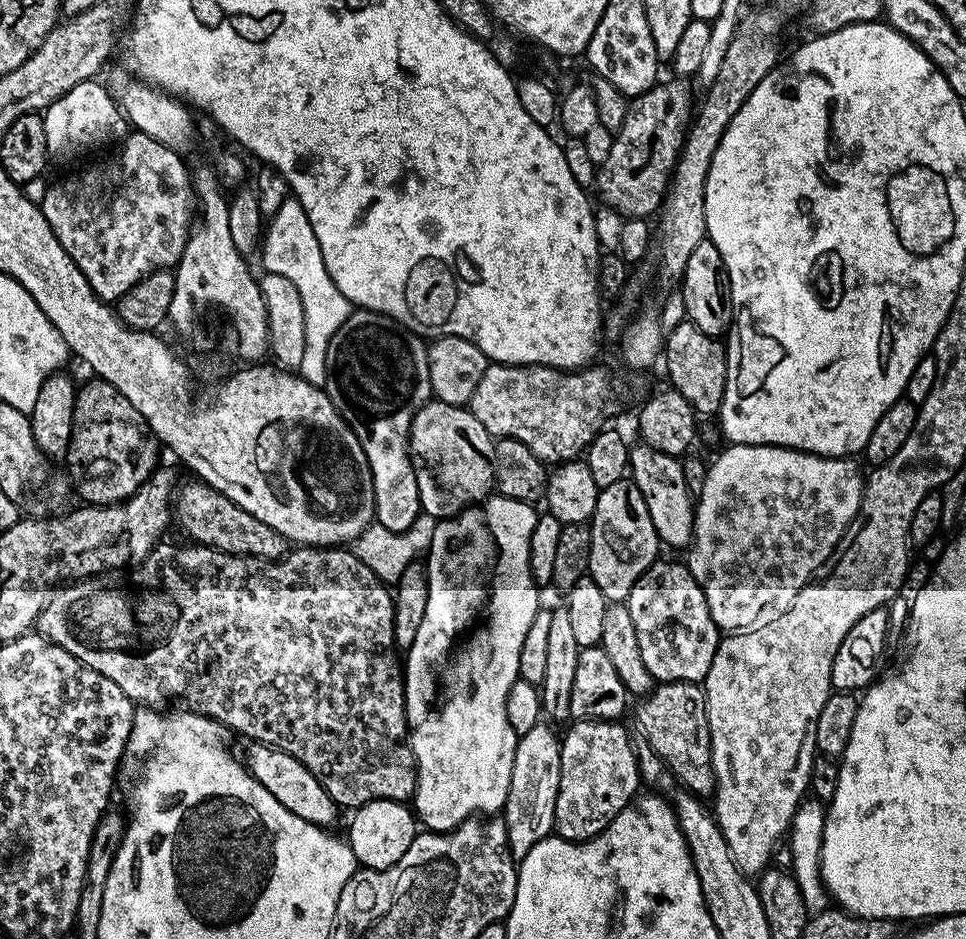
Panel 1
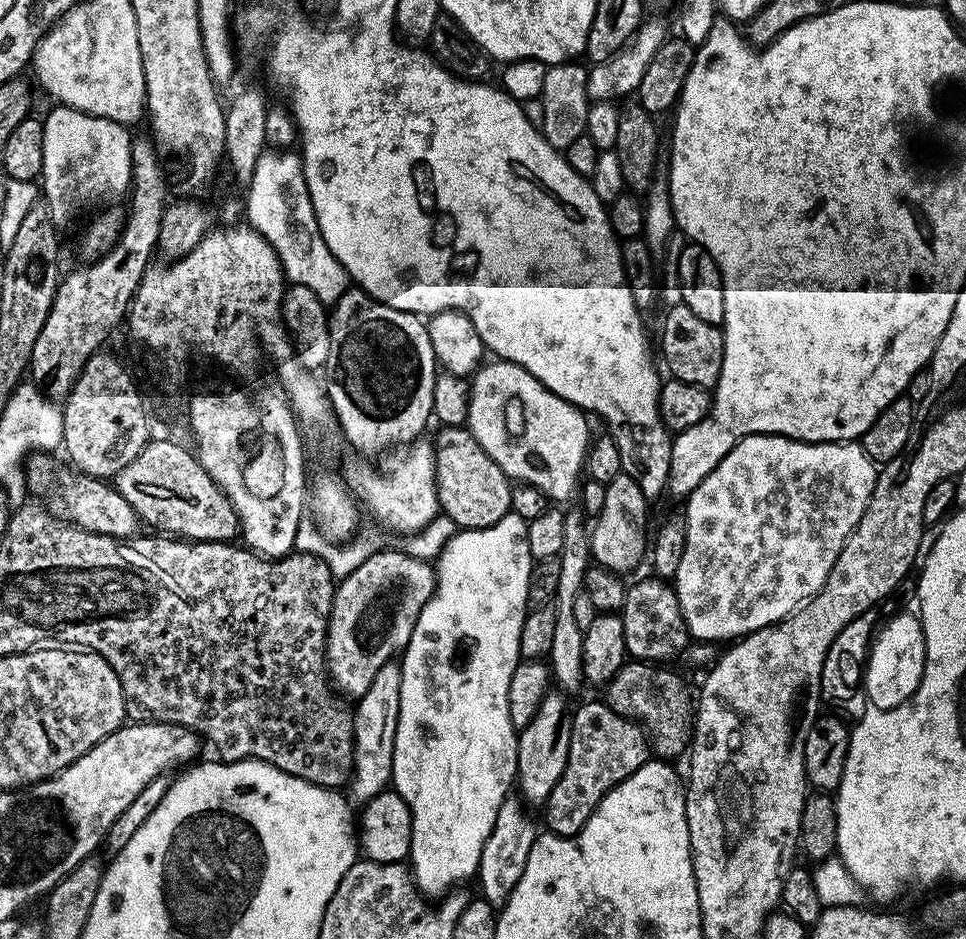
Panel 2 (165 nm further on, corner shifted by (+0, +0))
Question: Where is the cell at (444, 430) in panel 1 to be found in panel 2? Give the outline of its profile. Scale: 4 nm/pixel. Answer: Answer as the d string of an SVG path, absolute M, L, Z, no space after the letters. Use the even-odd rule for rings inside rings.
M441 427L441 432L434 439L434 451L436 454L436 485L438 486L438 498L443 515L451 518L455 527L460 530L469 528L490 528L498 523L502 517L512 511L513 485L508 475L497 466L476 444L476 439L467 427Z

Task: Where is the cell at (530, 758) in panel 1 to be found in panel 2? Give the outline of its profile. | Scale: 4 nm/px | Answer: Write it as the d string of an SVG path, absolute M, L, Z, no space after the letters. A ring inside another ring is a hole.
M516 794L509 795L508 799L502 802L502 806L498 810L498 818L494 822L494 830L482 850L478 881L480 880L480 888L484 891L481 892L483 899L493 906L503 905L518 886L518 882L526 870L530 850L538 835L538 829L532 825L532 820L523 806L525 807L521 797Z

